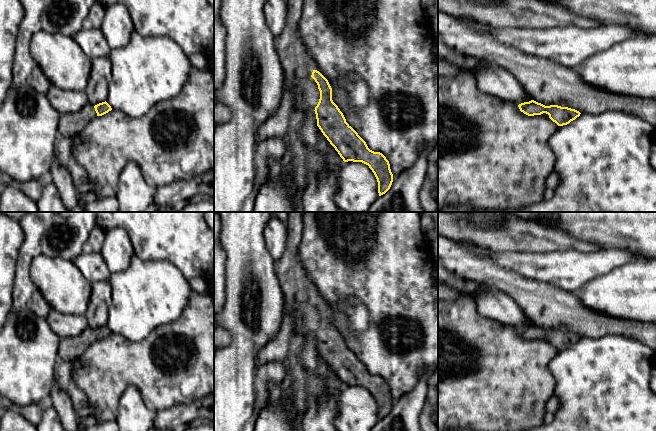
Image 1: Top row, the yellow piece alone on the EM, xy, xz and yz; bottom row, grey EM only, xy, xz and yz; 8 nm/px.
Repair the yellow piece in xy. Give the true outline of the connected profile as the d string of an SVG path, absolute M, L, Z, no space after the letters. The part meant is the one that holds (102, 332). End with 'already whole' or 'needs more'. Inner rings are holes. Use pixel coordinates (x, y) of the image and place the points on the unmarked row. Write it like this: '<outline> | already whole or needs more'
M105 325L95 330L87 328L79 335L76 335L74 337L66 337L59 339L59 359L77 359L96 340L102 340L111 334L111 330Z | needs more

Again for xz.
M289 212L286 221L287 241L282 257L276 262L276 275L281 286L285 308L299 318L298 329L303 336L315 335L317 350L344 386L362 386L369 390L378 406L379 420L393 406L389 385L380 376L370 374L366 366L346 346L332 324L328 304L313 294L307 271L299 260L303 234L303 212Z | needs more

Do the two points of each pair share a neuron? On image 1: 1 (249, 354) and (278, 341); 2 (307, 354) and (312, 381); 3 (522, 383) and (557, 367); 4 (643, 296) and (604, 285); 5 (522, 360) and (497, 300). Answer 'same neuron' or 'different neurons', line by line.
1: different neurons
2: different neurons
3: different neurons
4: same neuron
5: different neurons

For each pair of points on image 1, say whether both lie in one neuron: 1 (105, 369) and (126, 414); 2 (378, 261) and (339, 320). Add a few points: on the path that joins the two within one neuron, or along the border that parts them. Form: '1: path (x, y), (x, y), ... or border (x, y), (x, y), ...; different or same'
1: border (134, 385), (130, 385), (122, 394), (115, 419); different
2: path (362, 273), (335, 300), (335, 304); same

